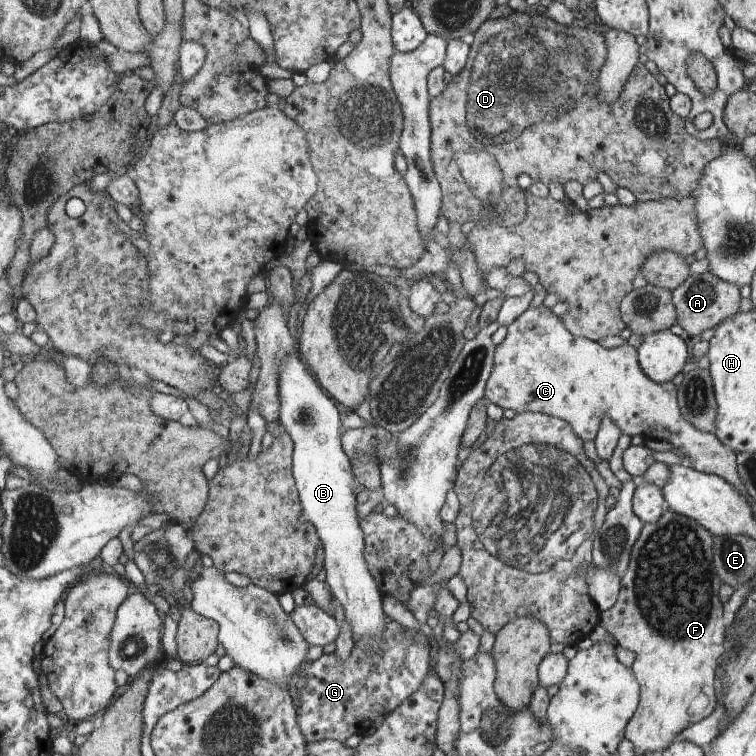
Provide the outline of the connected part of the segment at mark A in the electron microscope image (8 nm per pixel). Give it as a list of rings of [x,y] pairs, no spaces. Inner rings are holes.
[[[708,270],[701,274],[691,273],[670,293],[676,314],[675,323],[685,330],[691,340],[696,339],[703,330],[713,329],[721,321],[725,321],[727,316],[733,316],[739,310],[737,285],[725,282]]]

